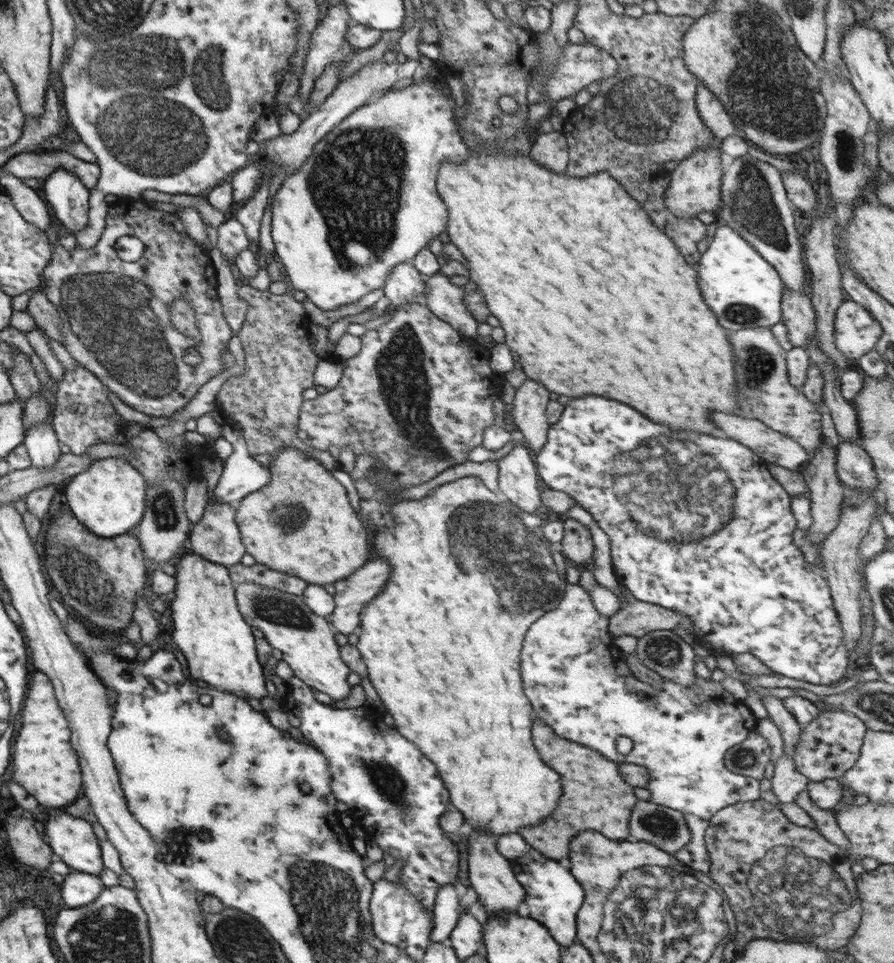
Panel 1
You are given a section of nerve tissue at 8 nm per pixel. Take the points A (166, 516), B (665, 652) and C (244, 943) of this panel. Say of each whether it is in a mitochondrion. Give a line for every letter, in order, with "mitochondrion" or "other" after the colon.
A: mitochondrion
B: mitochondrion
C: mitochondrion

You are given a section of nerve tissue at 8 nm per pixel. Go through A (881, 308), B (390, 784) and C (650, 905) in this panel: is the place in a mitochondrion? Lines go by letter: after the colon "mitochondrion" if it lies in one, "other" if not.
A: other
B: mitochondrion
C: mitochondrion

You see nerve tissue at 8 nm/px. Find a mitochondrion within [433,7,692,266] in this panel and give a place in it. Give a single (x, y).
(639, 114)

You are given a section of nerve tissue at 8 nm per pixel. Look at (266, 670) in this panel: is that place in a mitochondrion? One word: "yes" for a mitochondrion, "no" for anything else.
no

